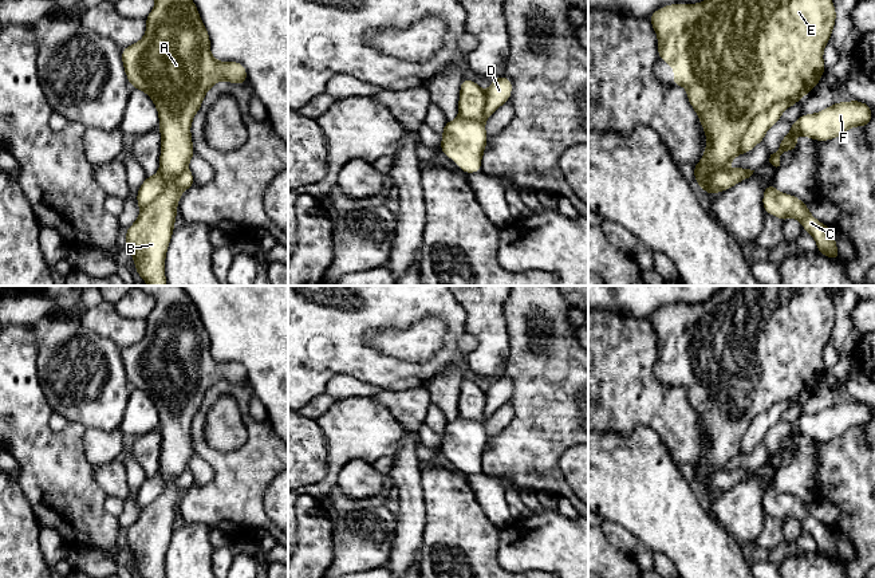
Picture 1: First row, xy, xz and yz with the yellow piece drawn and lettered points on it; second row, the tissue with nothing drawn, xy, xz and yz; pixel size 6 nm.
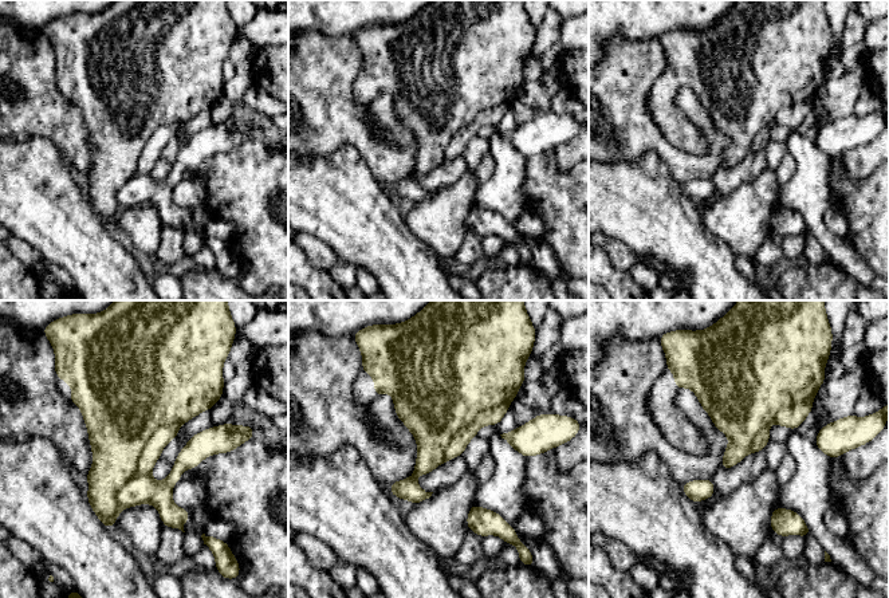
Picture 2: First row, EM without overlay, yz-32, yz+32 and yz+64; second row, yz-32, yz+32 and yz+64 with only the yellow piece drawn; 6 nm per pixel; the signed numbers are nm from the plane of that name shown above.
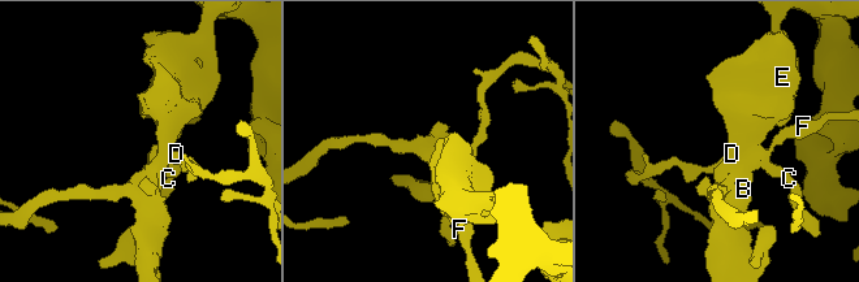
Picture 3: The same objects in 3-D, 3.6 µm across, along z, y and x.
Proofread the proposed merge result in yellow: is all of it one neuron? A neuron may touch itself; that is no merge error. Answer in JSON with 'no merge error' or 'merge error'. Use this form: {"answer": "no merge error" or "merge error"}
{"answer": "merge error"}

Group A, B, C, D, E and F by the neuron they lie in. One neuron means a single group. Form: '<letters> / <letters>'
A B E / C D F

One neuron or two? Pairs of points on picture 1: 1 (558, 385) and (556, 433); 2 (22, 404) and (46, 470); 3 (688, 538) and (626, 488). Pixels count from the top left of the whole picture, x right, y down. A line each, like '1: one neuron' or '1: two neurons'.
1: one neuron
2: one neuron
3: one neuron

